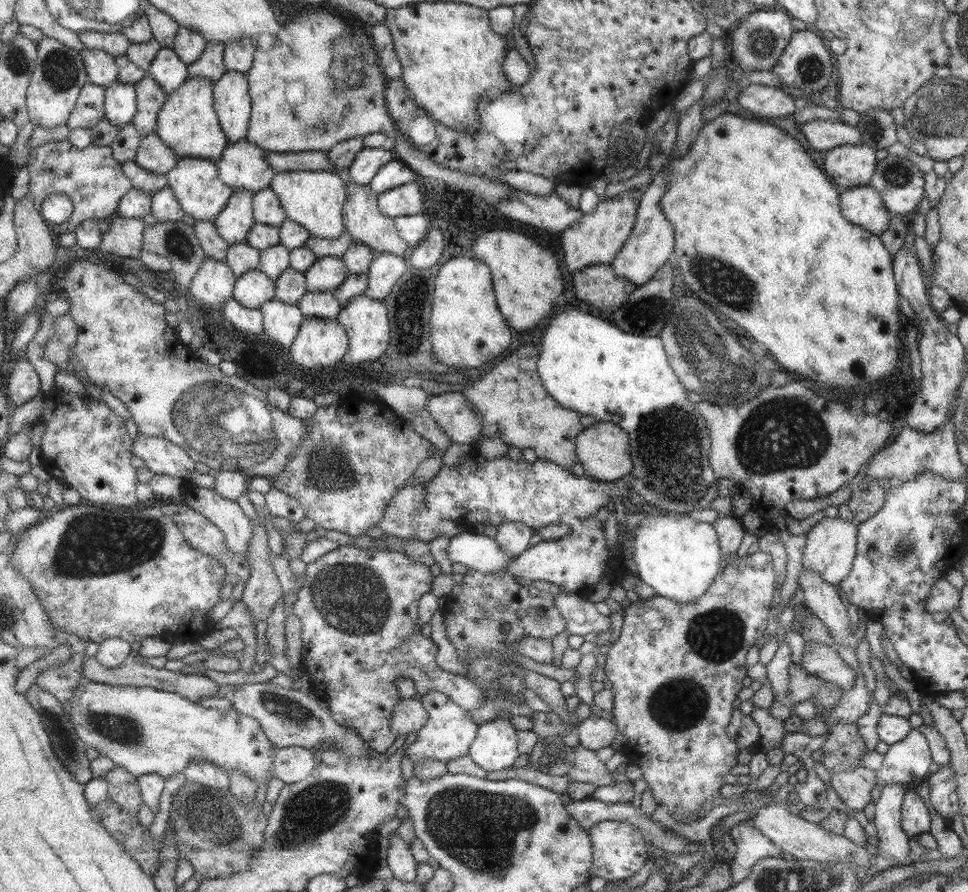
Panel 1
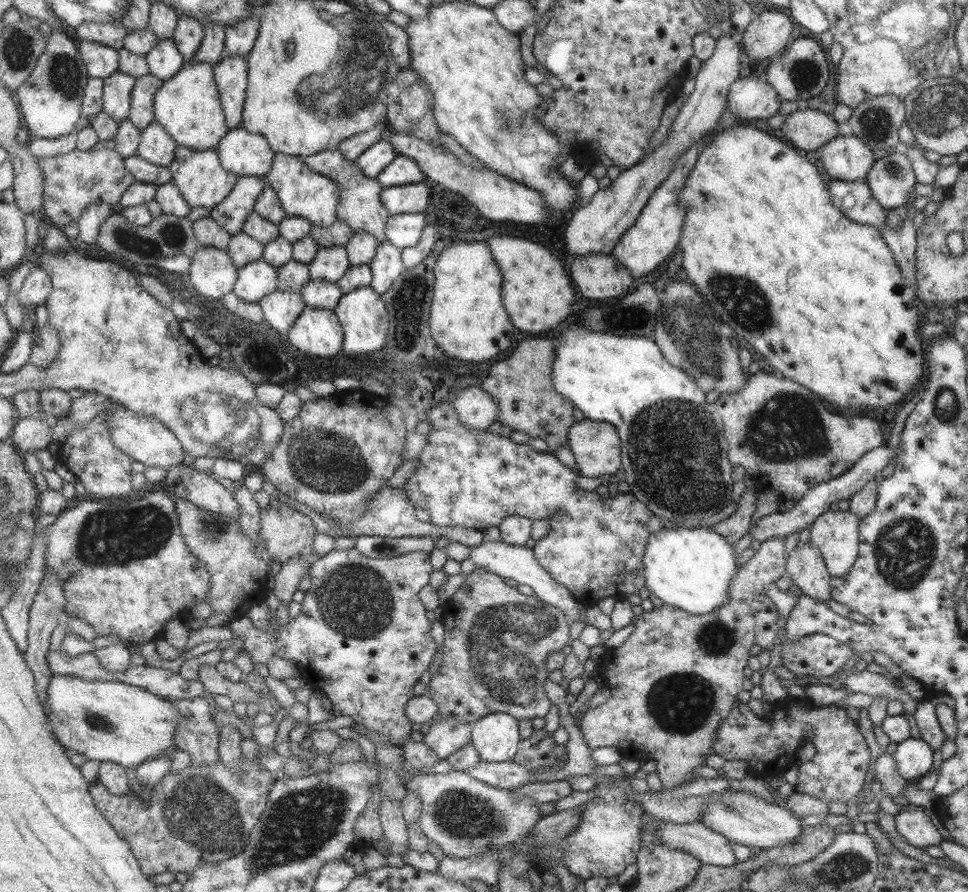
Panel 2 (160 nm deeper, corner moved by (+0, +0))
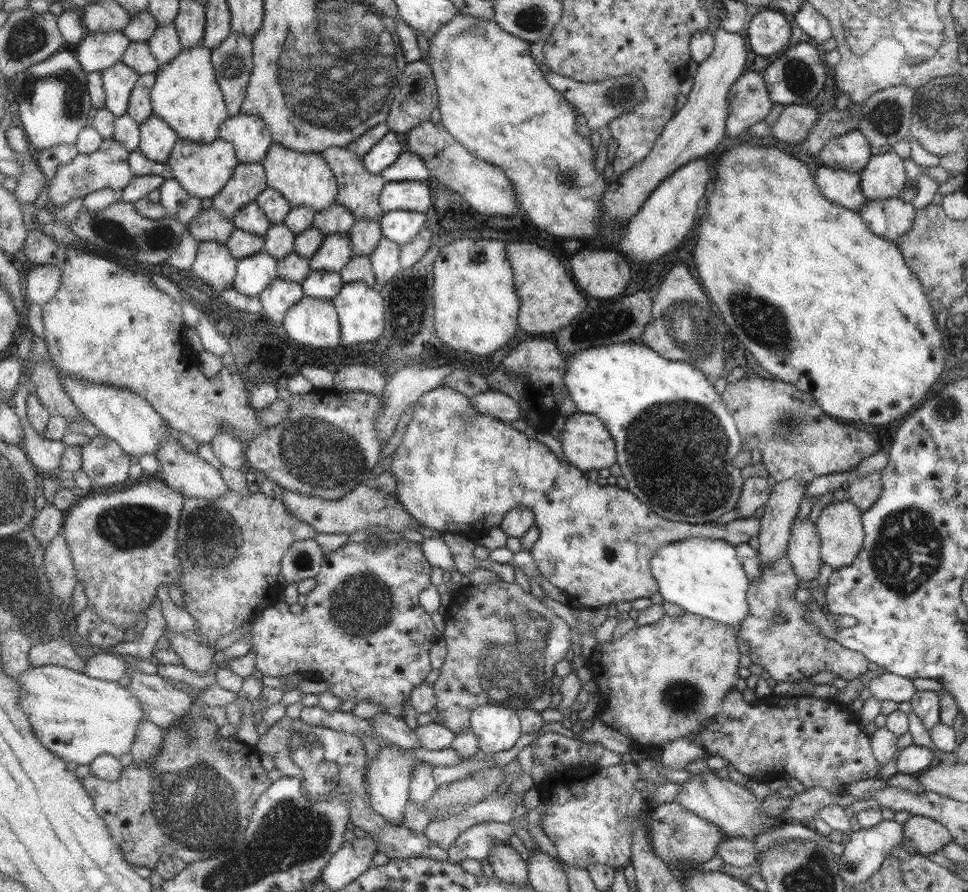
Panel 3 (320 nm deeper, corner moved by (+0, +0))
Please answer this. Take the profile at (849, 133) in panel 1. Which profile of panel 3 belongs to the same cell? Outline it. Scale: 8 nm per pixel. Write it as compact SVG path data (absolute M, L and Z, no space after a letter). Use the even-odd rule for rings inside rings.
M782 105L776 122L770 127L771 135L781 142L799 144L817 115L815 109L807 105Z

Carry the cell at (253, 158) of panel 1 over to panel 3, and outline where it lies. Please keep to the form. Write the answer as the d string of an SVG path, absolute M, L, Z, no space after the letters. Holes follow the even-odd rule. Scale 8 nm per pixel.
M243 112L223 121L219 138L227 139L235 146L241 164L262 163L274 144L271 129L264 118Z

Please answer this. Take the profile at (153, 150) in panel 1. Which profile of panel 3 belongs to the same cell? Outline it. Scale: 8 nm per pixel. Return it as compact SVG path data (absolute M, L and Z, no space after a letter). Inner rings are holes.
M157 114L140 123L140 129L141 142L138 151L149 160L167 163L180 138L177 131Z

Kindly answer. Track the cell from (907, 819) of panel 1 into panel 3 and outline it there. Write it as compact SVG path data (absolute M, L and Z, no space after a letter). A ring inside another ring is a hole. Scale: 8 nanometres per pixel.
M911 815L902 824L903 843L921 854L939 852L952 841L950 831L930 817Z

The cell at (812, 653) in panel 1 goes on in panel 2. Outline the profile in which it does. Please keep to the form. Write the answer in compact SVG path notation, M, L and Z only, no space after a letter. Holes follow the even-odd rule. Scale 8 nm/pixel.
M863 670L846 676L842 688L852 693L862 693L873 699L885 697L887 701L899 701L902 711L910 715L915 710L915 701L905 689L901 685L897 686L893 680L887 680L883 675L871 674Z

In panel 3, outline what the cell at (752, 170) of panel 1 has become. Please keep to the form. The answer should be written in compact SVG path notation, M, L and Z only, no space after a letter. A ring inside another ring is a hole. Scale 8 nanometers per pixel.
M741 138L737 147L721 154L715 166L715 176L707 199L701 205L699 234L692 258L703 290L714 300L729 335L743 344L741 347L745 353L754 358L763 370L773 374L776 380L810 394L832 418L869 428L883 426L897 419L905 420L913 406L920 406L931 388L943 378L945 350L941 344L941 332L937 326L933 330L933 312L929 308L928 298L898 247L872 232L859 214L827 202L821 190L817 190L813 184L811 172L799 160L775 148L751 146Z

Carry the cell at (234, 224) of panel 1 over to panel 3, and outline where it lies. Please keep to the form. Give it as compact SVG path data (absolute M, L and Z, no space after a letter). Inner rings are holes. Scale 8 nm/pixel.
M262 163L240 164L227 187L214 196L212 206L225 218L234 220L239 210L257 201L268 187L267 172Z

